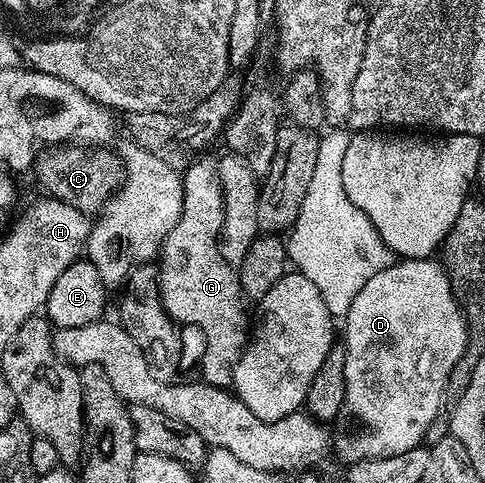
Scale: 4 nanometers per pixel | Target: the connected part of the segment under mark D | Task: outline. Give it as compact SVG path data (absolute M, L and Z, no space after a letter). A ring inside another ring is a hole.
M403 258L390 264L388 268L380 268L377 274L373 274L369 278L369 282L365 282L365 286L357 294L357 298L353 298L345 317L345 323L347 325L343 328L343 336L341 332L341 347L345 350L345 408L348 413L351 411L363 423L363 428L367 432L357 433L352 440L347 436L341 437L340 440L338 437L333 444L334 451L336 453L339 451L340 458L345 462L344 465L350 466L356 464L358 460L393 458L393 454L405 454L409 450L420 447L426 441L429 422L433 422L433 418L437 418L437 410L444 407L449 374L453 370L453 366L457 366L461 354L467 348L469 339L467 317L453 294L451 279L447 277L446 268L435 258L425 260Z

